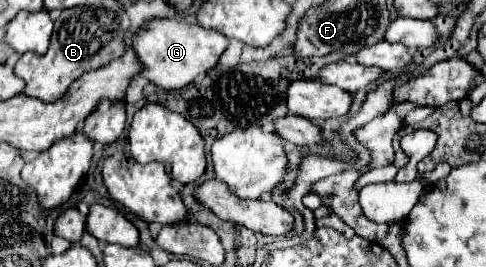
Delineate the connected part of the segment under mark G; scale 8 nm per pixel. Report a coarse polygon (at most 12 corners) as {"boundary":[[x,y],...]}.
{"boundary":[[178,19],[142,23],[142,75],[182,89],[216,67],[228,39]]}

